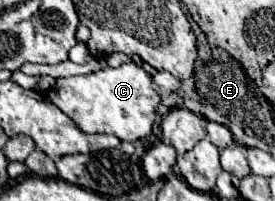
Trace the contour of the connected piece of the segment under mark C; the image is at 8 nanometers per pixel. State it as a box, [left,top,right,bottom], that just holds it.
[48,61,160,141]

